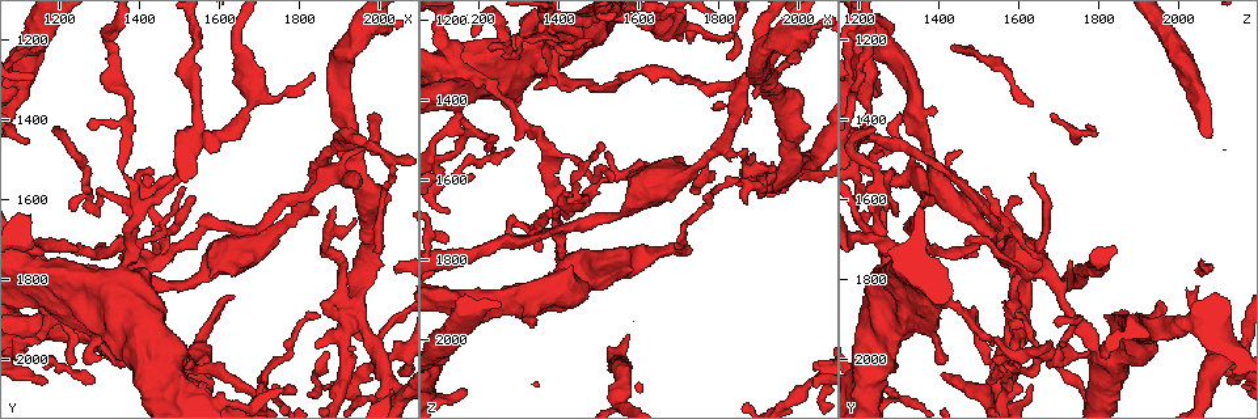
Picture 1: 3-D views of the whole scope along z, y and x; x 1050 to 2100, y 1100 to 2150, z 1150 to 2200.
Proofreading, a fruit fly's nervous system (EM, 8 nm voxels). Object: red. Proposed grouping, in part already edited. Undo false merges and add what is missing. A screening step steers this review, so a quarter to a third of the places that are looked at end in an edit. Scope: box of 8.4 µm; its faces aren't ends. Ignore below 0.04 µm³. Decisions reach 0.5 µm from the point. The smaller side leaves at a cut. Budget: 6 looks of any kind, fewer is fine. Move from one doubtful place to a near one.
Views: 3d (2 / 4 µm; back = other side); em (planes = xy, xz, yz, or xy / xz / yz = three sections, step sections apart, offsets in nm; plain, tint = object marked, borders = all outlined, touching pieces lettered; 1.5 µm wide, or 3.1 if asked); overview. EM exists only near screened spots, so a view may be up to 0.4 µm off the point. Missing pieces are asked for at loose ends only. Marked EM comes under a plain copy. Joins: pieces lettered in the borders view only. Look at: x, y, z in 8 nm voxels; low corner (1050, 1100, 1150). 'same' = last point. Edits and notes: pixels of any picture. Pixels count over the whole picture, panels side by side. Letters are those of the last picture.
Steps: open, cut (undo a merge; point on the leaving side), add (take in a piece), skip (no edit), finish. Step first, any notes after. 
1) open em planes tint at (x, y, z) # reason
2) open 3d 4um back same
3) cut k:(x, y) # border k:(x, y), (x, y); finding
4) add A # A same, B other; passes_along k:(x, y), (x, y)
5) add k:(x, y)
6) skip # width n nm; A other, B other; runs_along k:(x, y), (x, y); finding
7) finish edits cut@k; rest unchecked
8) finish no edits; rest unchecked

open 3d 4um at (1415, 1535, 1635) # branch stops here

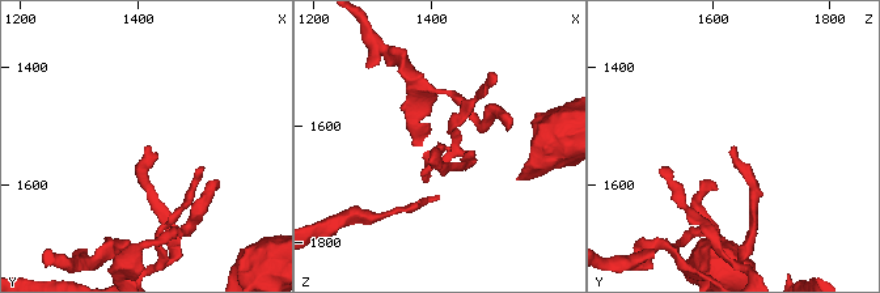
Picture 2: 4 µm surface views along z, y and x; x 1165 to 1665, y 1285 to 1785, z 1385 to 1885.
open em planes borders at (1415, 1535, 1630) # shape alone is not enough

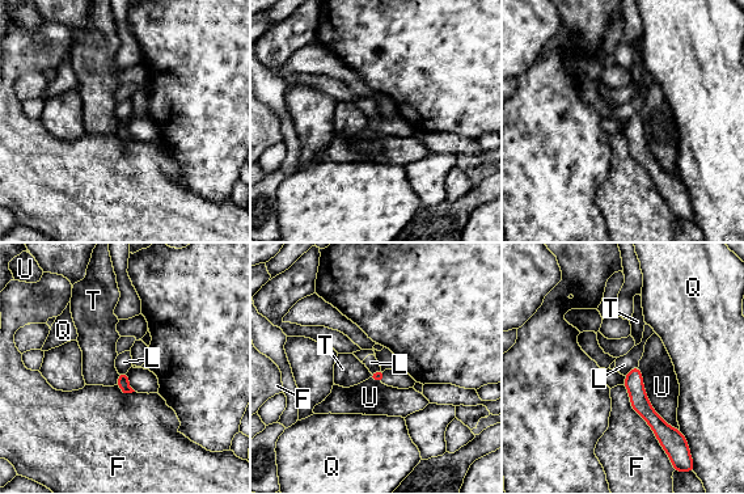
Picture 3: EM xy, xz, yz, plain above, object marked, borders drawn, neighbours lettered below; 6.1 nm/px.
skip # F other, L other, Q other, T other, U other; border 3:(638, 364), (625, 376); none of them fits

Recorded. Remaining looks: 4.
open 3d 2um at (1385, 1810, 1700) # four or more arms meet

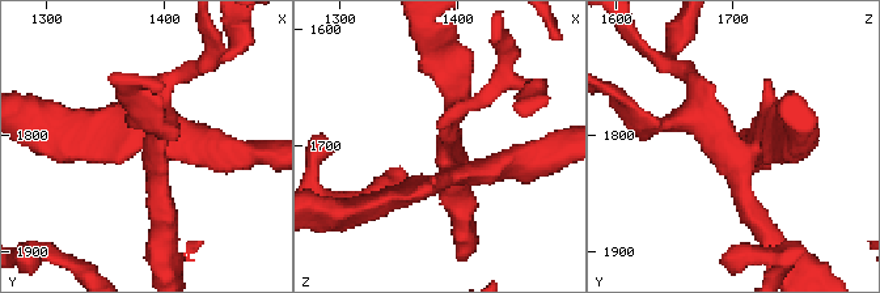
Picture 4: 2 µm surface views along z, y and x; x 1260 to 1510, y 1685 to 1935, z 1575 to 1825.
open em planes tint at (1390, 1816, 1700)

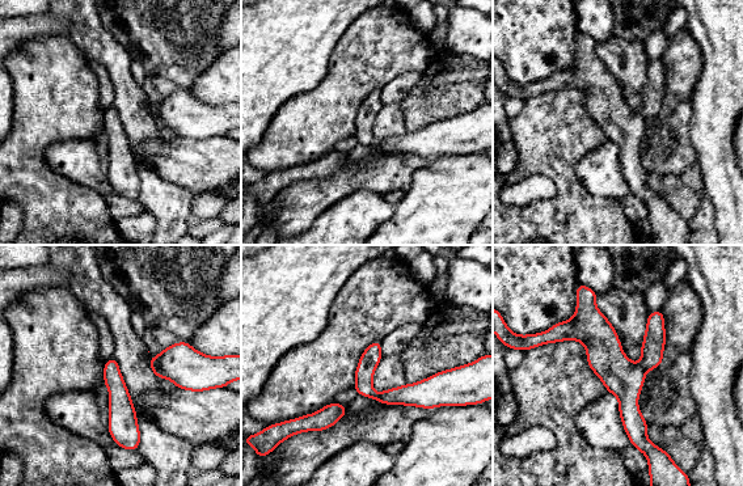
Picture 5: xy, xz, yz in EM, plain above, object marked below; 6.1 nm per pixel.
open em planes borders same # see the neighbours

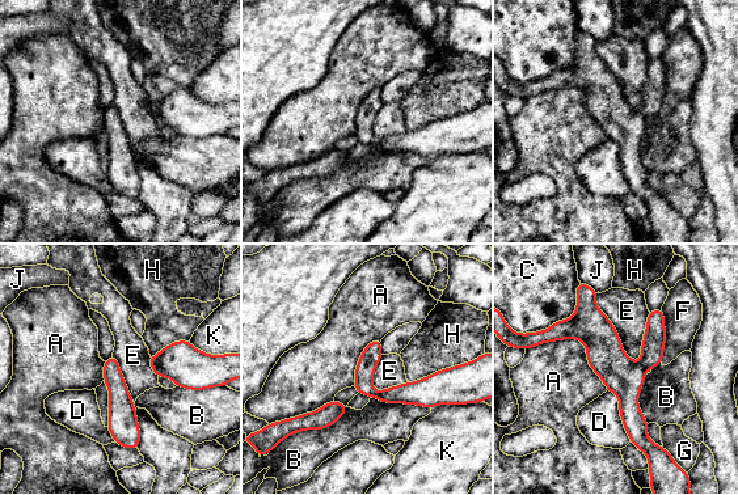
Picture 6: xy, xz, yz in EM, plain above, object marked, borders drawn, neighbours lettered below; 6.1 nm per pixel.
cut 6:(624, 377) # A other, B other, C other, D other, E other, F other, G other, H other, J other, K other; a second cell is stuck on

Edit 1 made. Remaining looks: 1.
finish edits cut@6; rest unchecked

